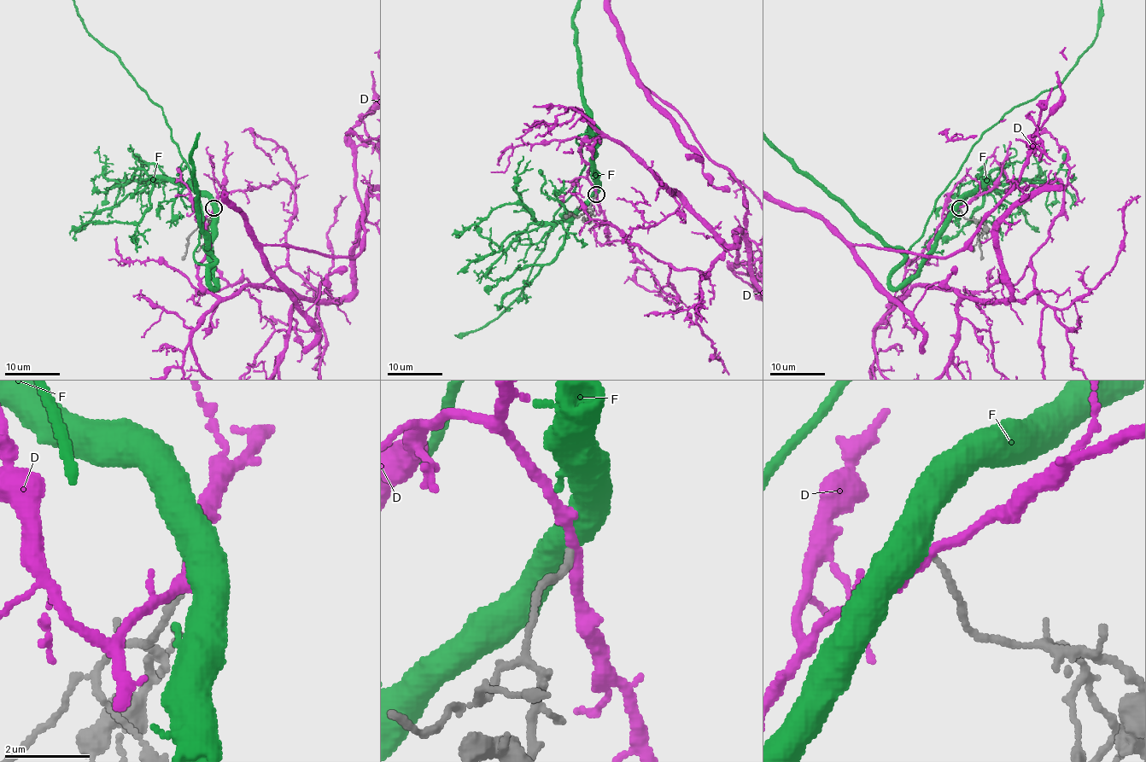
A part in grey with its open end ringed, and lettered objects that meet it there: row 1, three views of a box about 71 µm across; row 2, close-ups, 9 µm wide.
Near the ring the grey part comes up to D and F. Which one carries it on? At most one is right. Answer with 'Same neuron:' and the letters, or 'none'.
Same neuron: F

